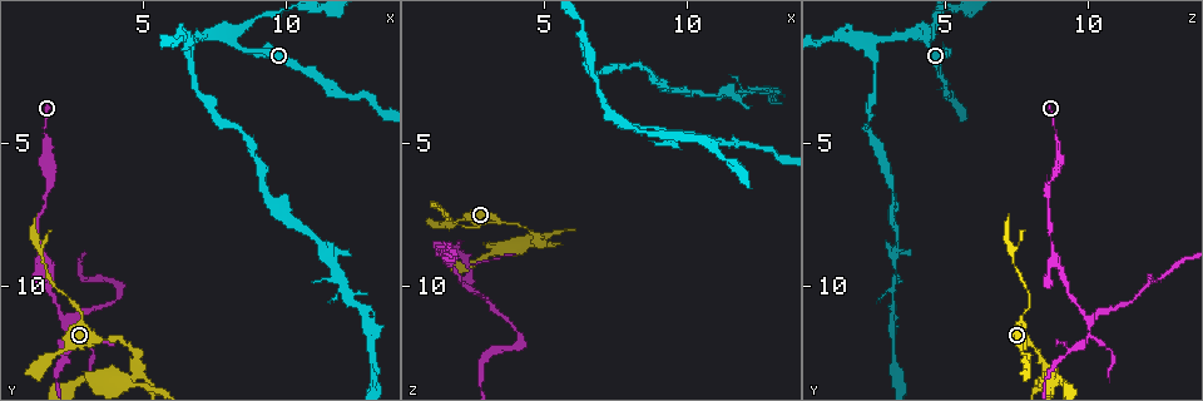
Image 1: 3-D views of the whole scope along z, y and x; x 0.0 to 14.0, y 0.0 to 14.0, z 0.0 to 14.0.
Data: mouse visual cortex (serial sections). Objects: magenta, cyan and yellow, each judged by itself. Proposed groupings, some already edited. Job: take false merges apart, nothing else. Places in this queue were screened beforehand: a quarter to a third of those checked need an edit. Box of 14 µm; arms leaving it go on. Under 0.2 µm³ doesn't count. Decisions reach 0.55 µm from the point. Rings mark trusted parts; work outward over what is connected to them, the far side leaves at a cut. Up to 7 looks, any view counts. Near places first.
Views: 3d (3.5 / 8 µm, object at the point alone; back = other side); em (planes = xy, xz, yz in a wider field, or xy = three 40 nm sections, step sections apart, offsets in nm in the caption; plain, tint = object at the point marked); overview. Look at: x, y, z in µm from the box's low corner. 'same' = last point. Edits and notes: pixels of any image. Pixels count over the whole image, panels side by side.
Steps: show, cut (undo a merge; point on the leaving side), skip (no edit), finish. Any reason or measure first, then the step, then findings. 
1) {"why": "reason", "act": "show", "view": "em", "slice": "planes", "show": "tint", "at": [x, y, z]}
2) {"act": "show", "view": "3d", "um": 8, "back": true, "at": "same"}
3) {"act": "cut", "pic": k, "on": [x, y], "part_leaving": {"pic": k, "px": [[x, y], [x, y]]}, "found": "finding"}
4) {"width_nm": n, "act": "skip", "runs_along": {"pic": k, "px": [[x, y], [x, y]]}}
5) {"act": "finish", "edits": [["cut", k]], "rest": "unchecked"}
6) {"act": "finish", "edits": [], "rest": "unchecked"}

{"why": "abrupt turn", "act": "show", "view": "3d", "um": 3.5, "at": [8.1, 1.5, 4.4]}

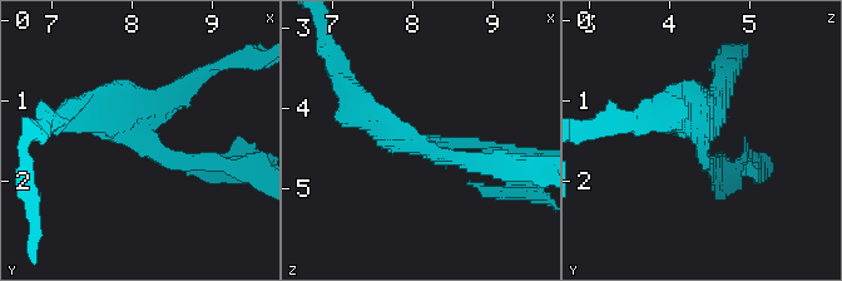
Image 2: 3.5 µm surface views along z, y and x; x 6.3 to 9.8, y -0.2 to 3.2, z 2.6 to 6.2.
{"act": "show", "view": "em", "slice": "xy", "step": 2, "show": "tint", "at": [8.10, 1.55, 4.40]}

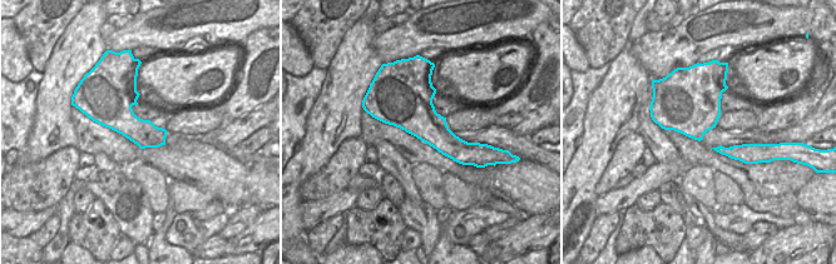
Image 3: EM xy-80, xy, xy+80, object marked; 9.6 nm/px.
{"why": "another direction", "act": "show", "view": "em", "slice": "xy", "step": 5, "show": "tint", "at": "same"}

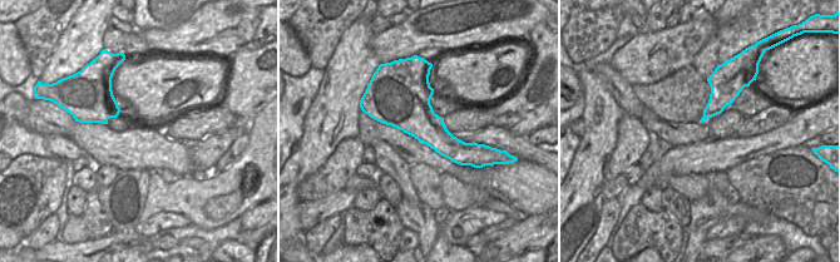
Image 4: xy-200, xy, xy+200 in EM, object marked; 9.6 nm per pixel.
{"act": "skip", "runs_along": {"pic": 2, "px": [[216, 164], [69, 114]]}, "found": "one cell here"}

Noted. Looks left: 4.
{"why": "three arms meet", "act": "show", "view": "3d", "um": 8, "at": [6.8, 1.5, 2.6]}

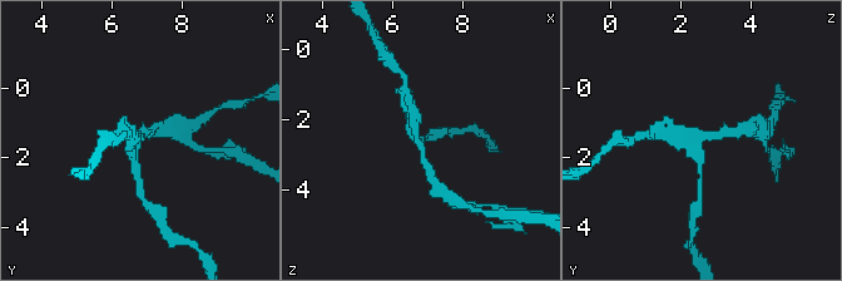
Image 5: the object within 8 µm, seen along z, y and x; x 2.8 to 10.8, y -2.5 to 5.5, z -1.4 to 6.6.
{"act": "show", "view": "3d", "um": 3.5, "at": [6.7, 1.5, 2.5]}

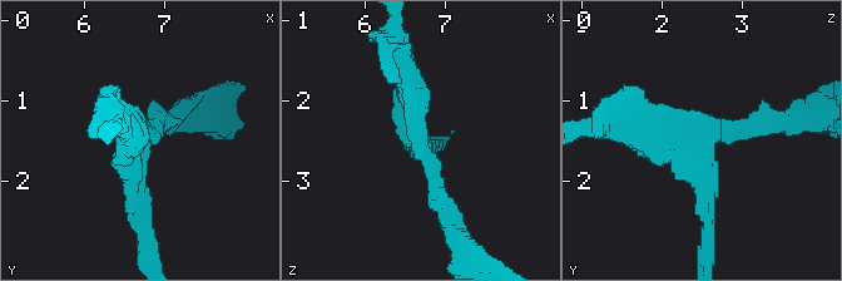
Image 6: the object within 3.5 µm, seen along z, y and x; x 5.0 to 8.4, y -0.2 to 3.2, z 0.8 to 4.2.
{"act": "skip", "found": "all the same cell"}

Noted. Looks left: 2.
{"why": "thick turns thin", "act": "show", "view": "3d", "um": 3.5, "at": [10.9, 2.6, 4.9]}

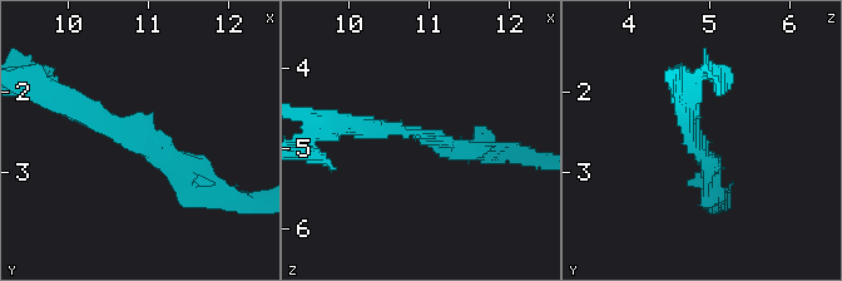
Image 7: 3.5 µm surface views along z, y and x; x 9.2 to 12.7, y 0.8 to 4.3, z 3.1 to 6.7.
{"arm_widths_nm": [250, 300], "act": "show", "view": "em", "slice": "xy", "step": 1, "show": "tint", "at": [10.90, 2.65, 4.85]}

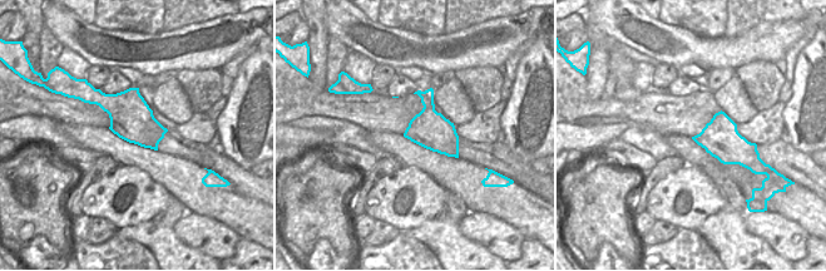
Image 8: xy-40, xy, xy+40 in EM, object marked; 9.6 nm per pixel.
{"act": "skip", "runs_along": {"pic": 7, "px": [[72, 103], [207, 187]]}, "found": "continuous, no second cell"}

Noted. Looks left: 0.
{"act": "finish", "edits": [], "rest": "unchecked"}

